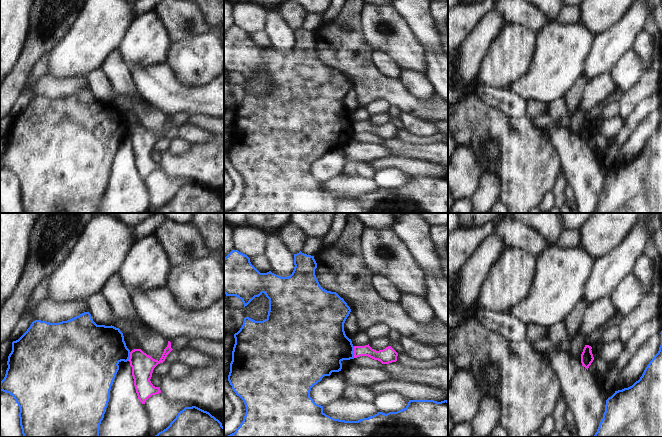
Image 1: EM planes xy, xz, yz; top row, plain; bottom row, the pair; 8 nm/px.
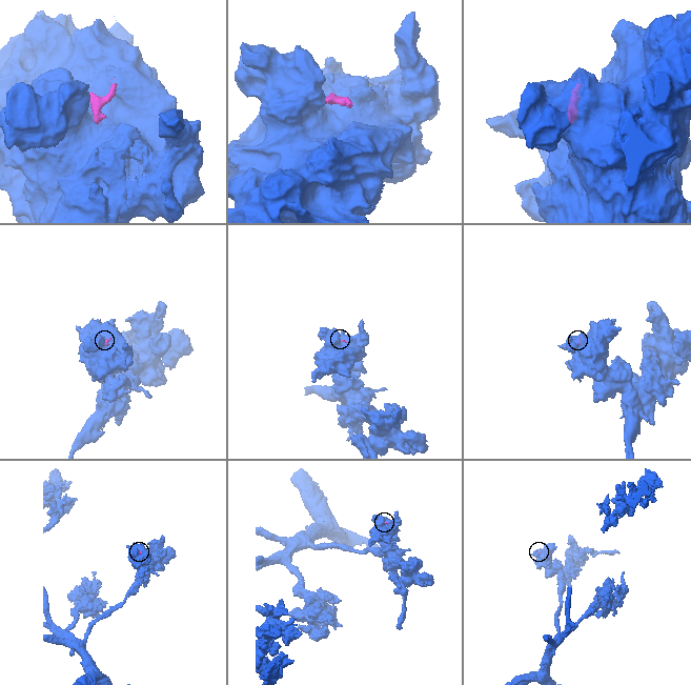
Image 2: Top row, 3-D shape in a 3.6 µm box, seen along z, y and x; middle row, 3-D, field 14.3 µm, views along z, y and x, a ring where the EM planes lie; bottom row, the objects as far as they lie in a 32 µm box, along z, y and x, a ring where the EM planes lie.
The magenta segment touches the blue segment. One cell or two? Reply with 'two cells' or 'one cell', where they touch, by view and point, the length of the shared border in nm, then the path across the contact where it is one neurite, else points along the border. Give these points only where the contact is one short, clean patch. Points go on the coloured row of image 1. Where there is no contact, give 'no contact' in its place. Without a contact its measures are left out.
two cells; contact xz (353, 352); length 100 nm; border xz (354, 346), (353, 357)

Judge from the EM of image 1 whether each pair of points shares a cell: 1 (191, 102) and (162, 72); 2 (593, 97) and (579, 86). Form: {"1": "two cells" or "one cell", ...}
{"1": "one cell", "2": "two cells"}

